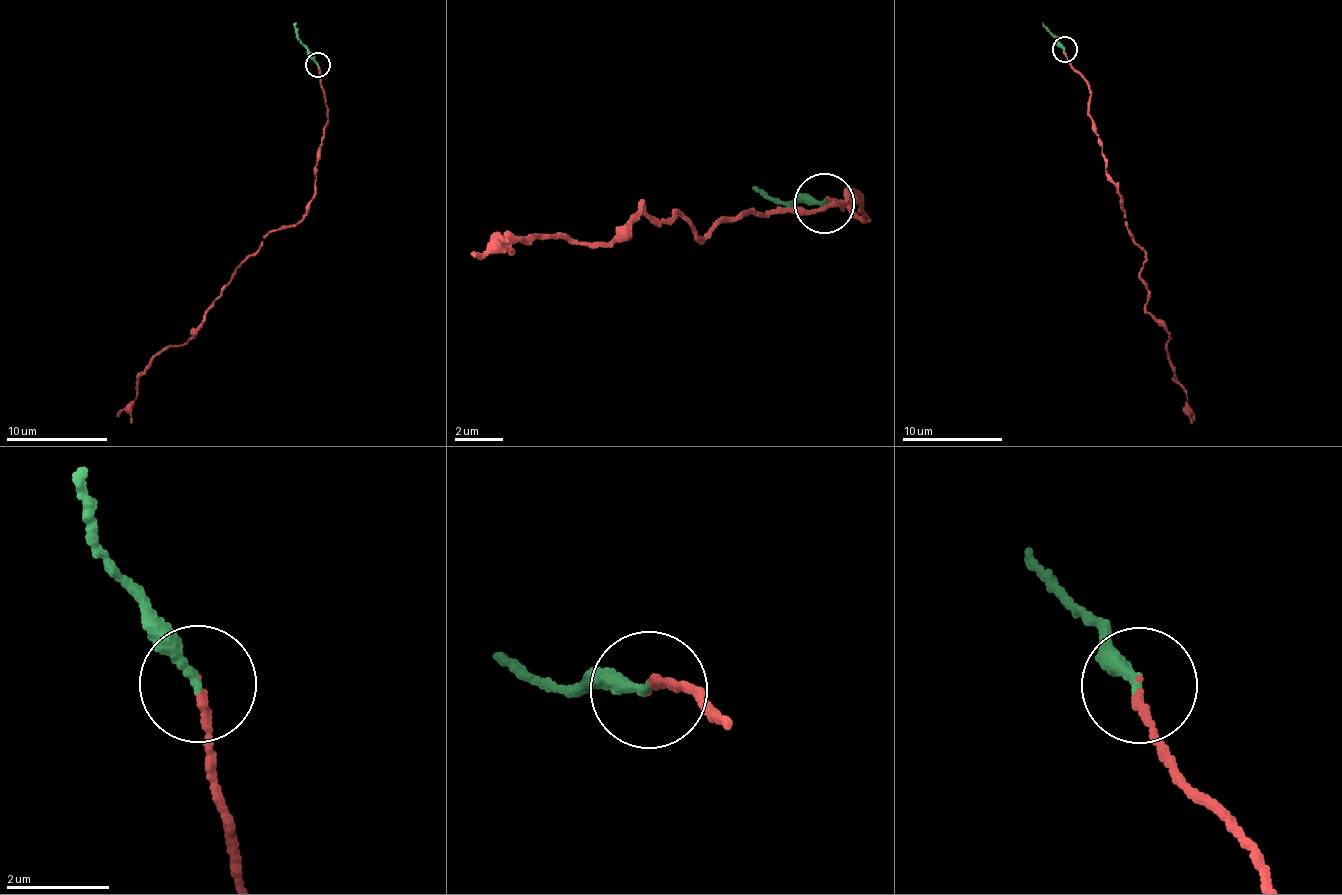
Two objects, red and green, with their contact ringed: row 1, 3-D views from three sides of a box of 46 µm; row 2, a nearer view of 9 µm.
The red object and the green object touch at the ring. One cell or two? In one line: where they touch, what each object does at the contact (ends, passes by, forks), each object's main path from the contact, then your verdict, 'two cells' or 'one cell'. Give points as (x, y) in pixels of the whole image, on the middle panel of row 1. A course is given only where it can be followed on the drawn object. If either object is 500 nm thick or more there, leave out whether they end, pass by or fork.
place (824, 203); red ends; green ends; course red (823, 205), (865, 219), (852, 192), (704, 238), (645, 206), (602, 244), (545, 233), (469, 251); course green (823, 205), (788, 207), (753, 187); one cell

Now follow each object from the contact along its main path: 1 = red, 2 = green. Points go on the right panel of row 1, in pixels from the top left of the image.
1: (1065, 49), (1089, 87), (1088, 115), (1144, 253), (1146, 309), (1169, 336), (1166, 354), (1192, 420)
2: (1065, 49), (1058, 36), (1042, 24)

